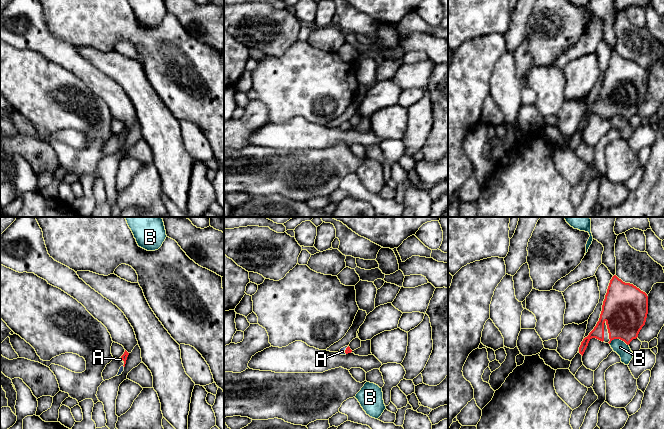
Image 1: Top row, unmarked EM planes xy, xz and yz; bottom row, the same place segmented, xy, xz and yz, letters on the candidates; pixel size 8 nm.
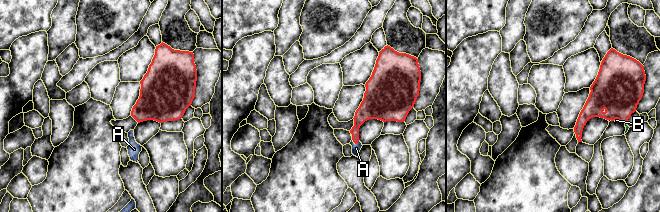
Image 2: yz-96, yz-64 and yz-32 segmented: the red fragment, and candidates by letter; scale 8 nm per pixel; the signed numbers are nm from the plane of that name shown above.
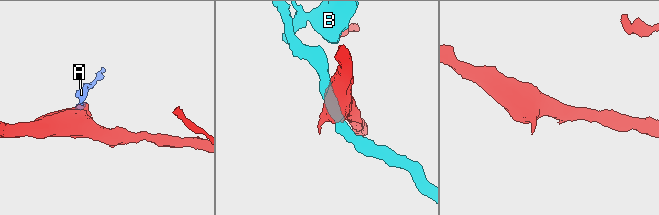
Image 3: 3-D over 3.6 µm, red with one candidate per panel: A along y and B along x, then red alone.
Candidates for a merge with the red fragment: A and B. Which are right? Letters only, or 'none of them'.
A

